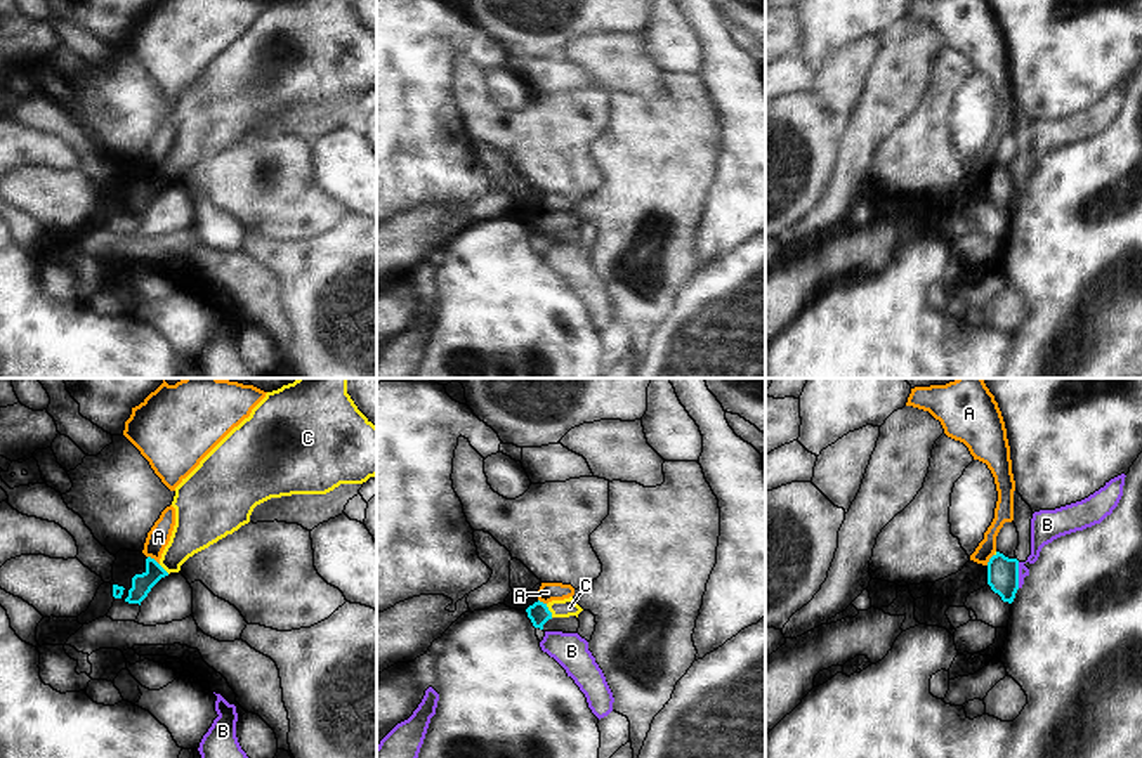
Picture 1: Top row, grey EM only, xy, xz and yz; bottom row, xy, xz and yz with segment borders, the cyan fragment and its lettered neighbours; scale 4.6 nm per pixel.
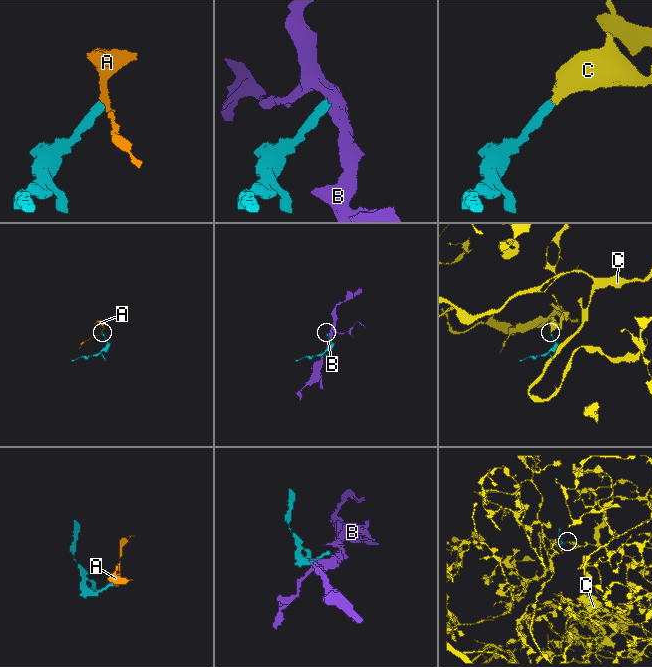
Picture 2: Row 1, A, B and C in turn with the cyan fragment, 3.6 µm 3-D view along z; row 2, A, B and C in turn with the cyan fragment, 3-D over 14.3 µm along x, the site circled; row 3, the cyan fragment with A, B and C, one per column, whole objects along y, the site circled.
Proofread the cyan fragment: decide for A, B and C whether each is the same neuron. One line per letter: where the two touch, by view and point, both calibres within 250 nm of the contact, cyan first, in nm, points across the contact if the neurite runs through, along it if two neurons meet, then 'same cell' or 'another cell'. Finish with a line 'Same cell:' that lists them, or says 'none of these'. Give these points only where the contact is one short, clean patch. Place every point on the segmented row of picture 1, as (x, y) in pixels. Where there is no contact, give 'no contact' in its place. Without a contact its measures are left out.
A: contact xy (153, 559); calibres 100 and 100 nm; border xy (148, 555), (158, 564); another cell
B: contact yz (1017, 575); calibres 140 and 130 nm; border yz (1017, 562), (1019, 587); another cell
C: contact xz (549, 611); calibres 100 and 90 nm; way xz (538, 613), (549, 611), (566, 607); same cell
Same cell: C

